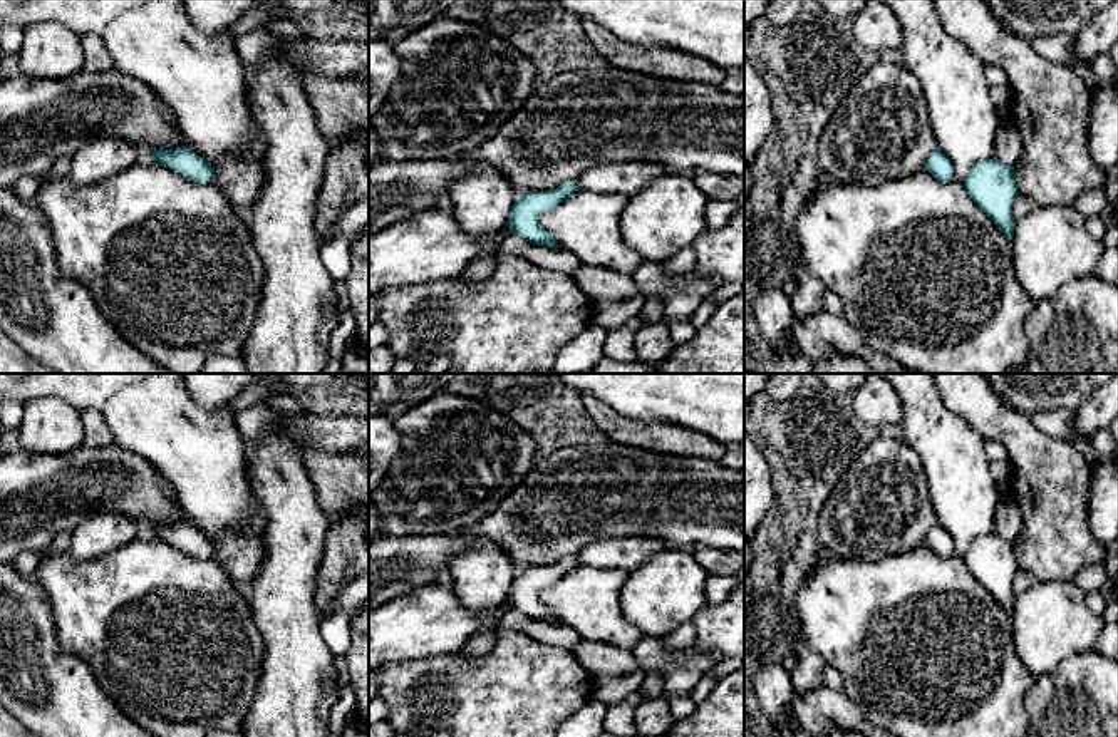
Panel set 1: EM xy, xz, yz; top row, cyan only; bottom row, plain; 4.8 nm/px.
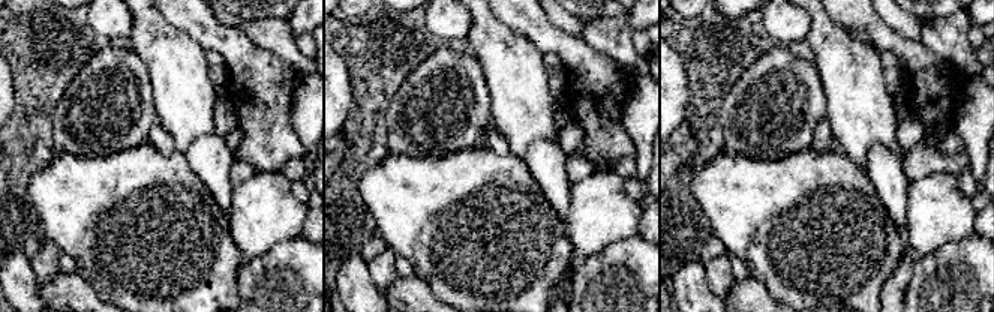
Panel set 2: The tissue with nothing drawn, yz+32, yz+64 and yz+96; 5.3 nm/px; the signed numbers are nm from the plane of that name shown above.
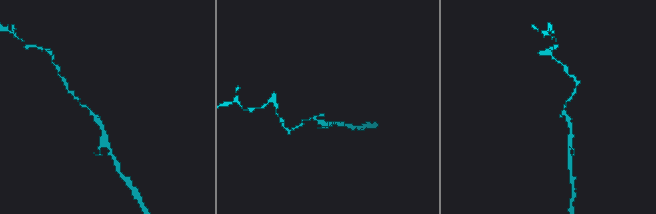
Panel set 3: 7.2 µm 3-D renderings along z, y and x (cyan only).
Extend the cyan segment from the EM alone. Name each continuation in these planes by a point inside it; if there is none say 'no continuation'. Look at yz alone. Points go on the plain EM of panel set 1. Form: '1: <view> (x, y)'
no continuation

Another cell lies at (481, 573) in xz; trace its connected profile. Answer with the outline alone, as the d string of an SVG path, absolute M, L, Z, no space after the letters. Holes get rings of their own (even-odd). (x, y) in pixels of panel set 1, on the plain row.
M473 539L466 549L449 558L448 570L463 606L476 613L499 608L518 573L510 556L488 539Z

